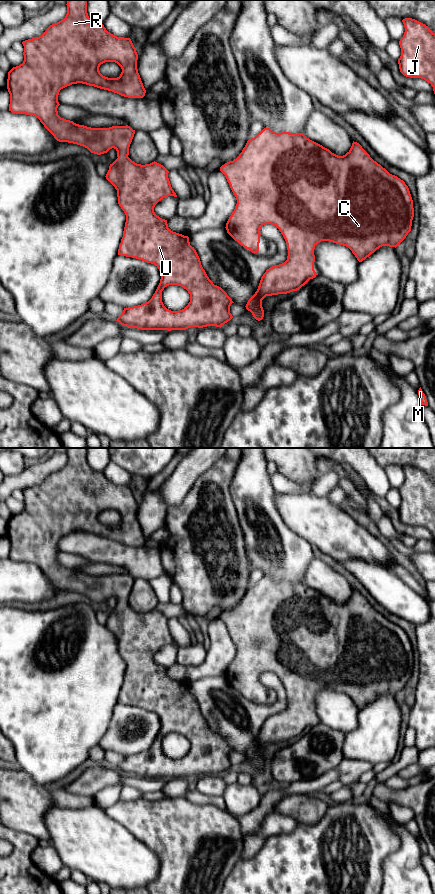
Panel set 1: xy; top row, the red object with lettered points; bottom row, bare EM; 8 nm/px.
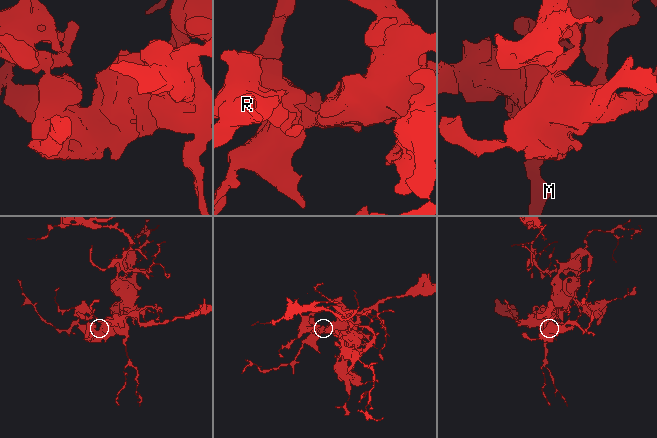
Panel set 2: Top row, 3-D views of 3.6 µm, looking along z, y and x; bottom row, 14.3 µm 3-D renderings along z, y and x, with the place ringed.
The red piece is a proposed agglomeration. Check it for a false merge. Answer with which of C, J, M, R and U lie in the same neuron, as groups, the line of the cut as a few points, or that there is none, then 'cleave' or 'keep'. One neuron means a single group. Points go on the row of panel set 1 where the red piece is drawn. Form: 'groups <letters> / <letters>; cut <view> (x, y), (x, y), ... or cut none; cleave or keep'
groups C J M R U; cut none; keep

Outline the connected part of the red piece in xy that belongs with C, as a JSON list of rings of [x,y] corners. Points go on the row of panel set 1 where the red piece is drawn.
[[[264,128],[247,141],[236,159],[222,165],[220,171],[225,175],[237,200],[226,223],[227,233],[255,254],[259,251],[261,227],[271,224],[279,229],[287,244],[287,260],[266,270],[257,291],[245,306],[258,321],[264,317],[262,300],[266,296],[297,291],[318,275],[314,270],[314,249],[321,241],[348,247],[357,260],[362,262],[382,246],[396,248],[411,231],[414,208],[408,186],[374,161],[362,146],[354,141],[345,155],[338,156],[303,133],[276,133],[270,128]]]

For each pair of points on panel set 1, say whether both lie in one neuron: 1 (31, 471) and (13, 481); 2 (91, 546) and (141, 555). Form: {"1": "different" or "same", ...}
{"1": "same", "2": "same"}

